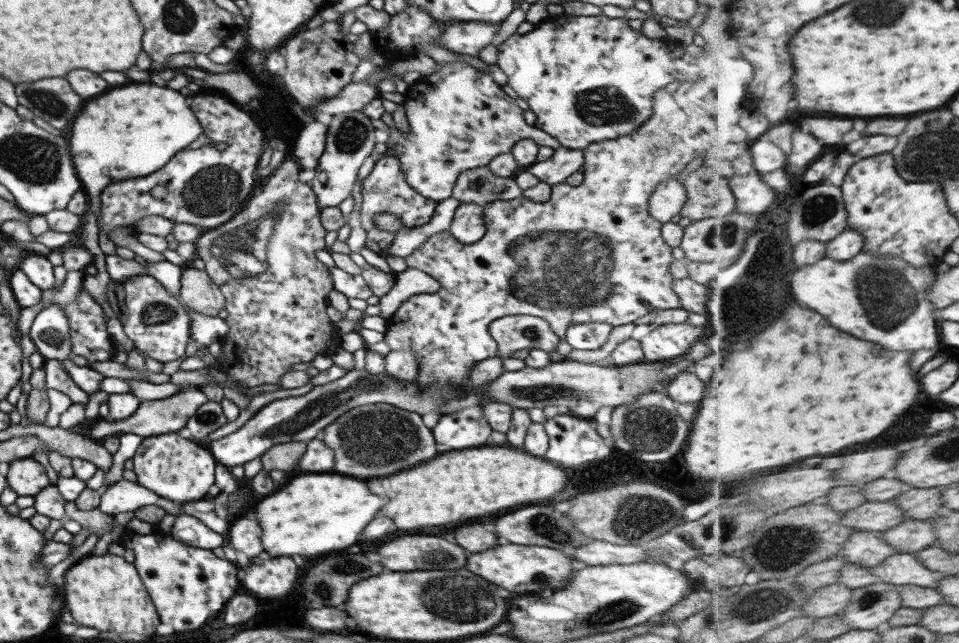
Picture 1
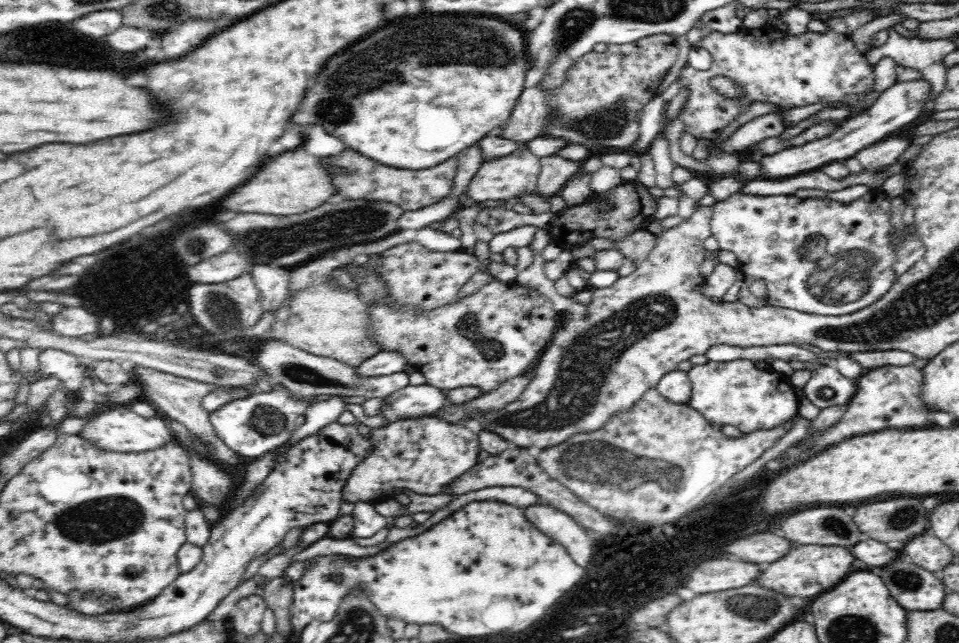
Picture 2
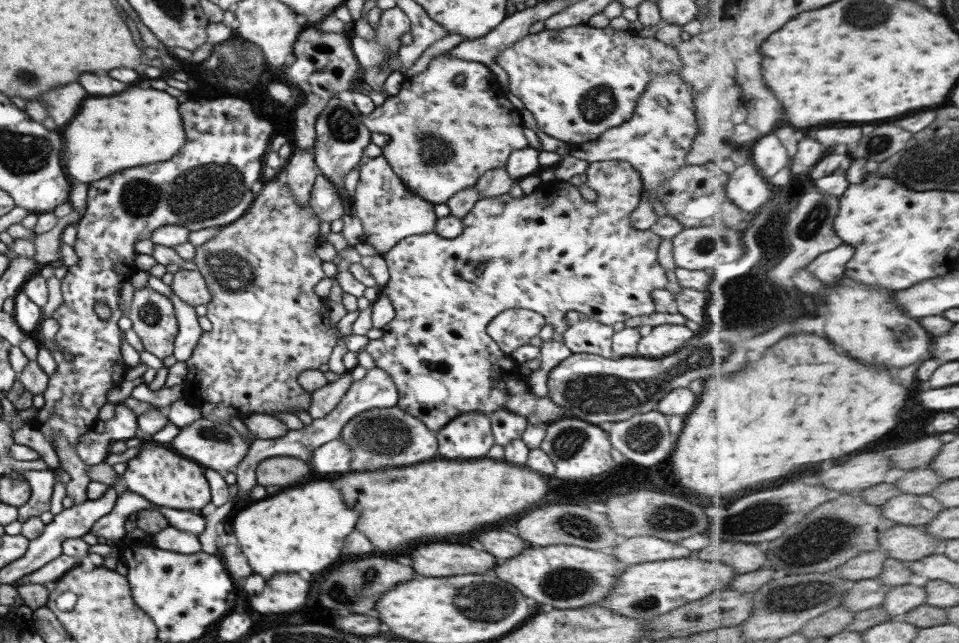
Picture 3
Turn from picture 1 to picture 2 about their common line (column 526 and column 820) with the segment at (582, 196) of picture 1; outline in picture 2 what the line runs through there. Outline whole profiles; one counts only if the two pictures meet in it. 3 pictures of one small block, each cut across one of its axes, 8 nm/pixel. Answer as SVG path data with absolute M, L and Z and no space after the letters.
M873 188L867 194L864 194L858 200L853 200L848 204L838 202L828 198L806 198L800 199L792 195L772 195L772 196L754 196L748 194L738 193L732 194L728 199L716 202L712 206L712 220L710 222L711 234L716 237L719 248L722 251L730 251L736 255L740 261L738 269L743 273L743 281L741 289L739 290L739 301L746 306L752 308L760 308L764 306L764 299L756 297L748 288L754 280L761 278L765 282L767 288L767 304L772 306L780 306L792 310L799 310L808 314L821 314L824 316L842 316L845 314L852 314L874 302L880 300L894 284L896 280L896 273L892 266L896 262L896 256L893 254L892 246L890 246L890 234L892 234L892 224L890 224L890 216L892 216L890 209L889 198L880 188Z

